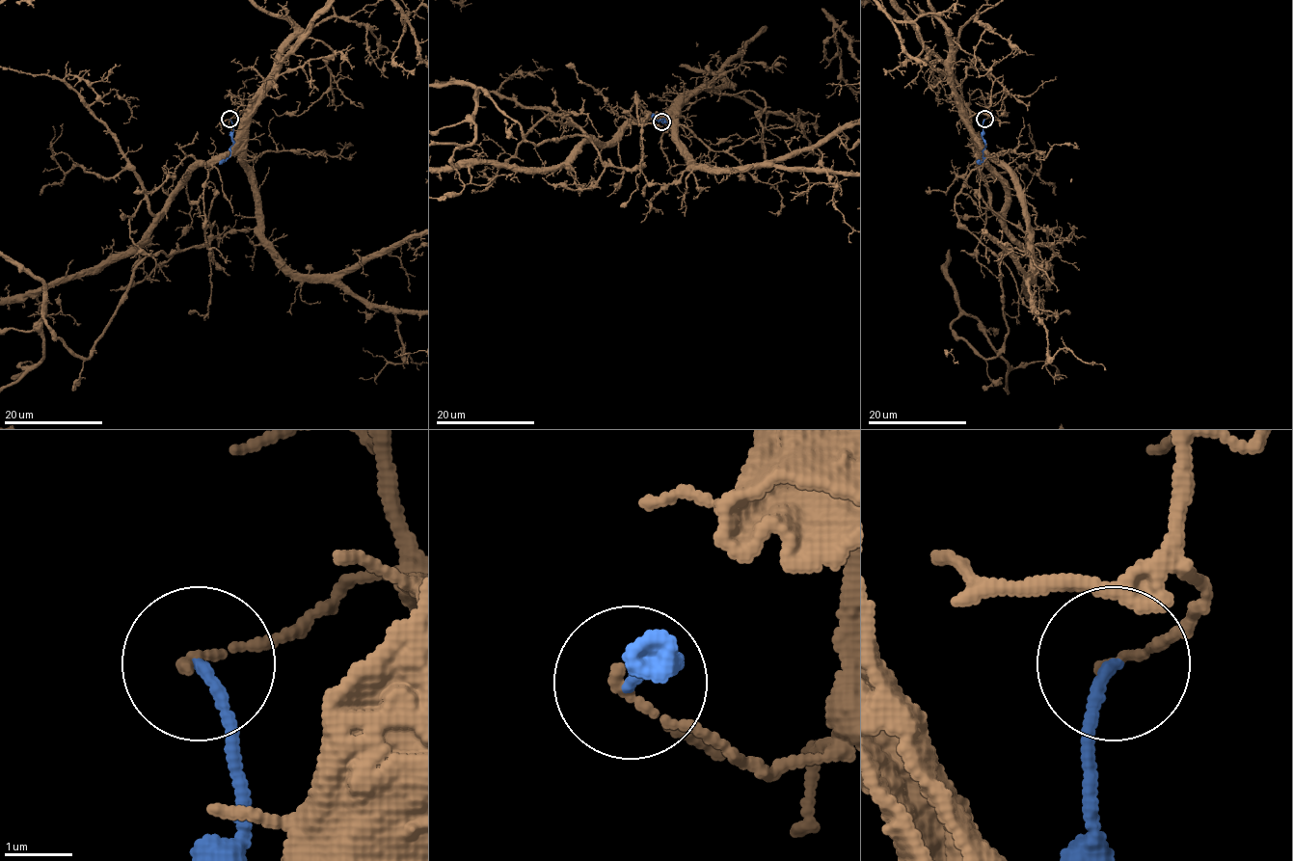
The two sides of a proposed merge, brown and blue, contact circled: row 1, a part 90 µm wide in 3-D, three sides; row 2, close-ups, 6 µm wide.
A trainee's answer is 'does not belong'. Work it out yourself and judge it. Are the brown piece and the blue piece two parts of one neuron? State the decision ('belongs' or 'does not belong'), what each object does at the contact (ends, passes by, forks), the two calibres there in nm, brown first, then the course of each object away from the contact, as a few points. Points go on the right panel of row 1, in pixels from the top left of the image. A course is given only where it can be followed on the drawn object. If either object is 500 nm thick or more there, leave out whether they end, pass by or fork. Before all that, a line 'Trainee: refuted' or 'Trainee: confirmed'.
Trainee: confirmed
does not belong; brown ends; blue ends; calibres 130 and 150 nm; course blue (984, 119), (983, 154), (981, 162), (976, 160)

